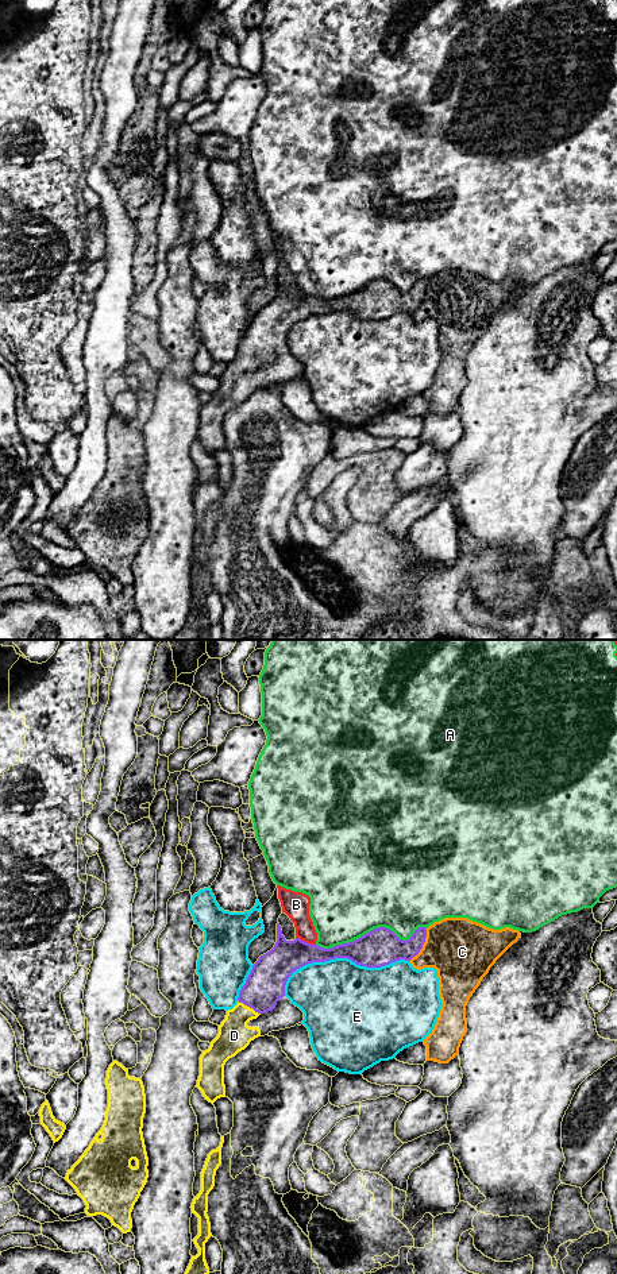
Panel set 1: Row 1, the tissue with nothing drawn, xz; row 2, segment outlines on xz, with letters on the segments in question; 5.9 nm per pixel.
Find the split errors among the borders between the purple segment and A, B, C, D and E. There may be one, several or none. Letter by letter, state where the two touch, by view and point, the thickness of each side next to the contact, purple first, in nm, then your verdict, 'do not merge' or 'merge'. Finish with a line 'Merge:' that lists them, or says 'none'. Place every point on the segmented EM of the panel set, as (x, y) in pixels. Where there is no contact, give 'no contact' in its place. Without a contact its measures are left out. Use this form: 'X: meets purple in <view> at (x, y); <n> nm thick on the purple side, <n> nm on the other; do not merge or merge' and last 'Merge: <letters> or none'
A: meets purple in xz at (371, 930); 220 nm thick on the purple side, 500 nm on the other; do not merge
B: meets purple in xz at (305, 942); 200 nm thick on the purple side, 160 nm on the other; do not merge
C: meets purple in xz at (423, 944); 220 nm thick on the purple side, 380 nm on the other; do not merge
D: meets purple in xz at (249, 1006); 240 nm thick on the purple side, 190 nm on the other; merge
E: meets purple in xz at (339, 957); 220 nm thick on the purple side, 460 nm on the other; do not merge
Merge: D

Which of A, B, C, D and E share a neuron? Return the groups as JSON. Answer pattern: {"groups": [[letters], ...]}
{"groups": [["A", "B"], ["C"], ["D"], ["E"]]}

